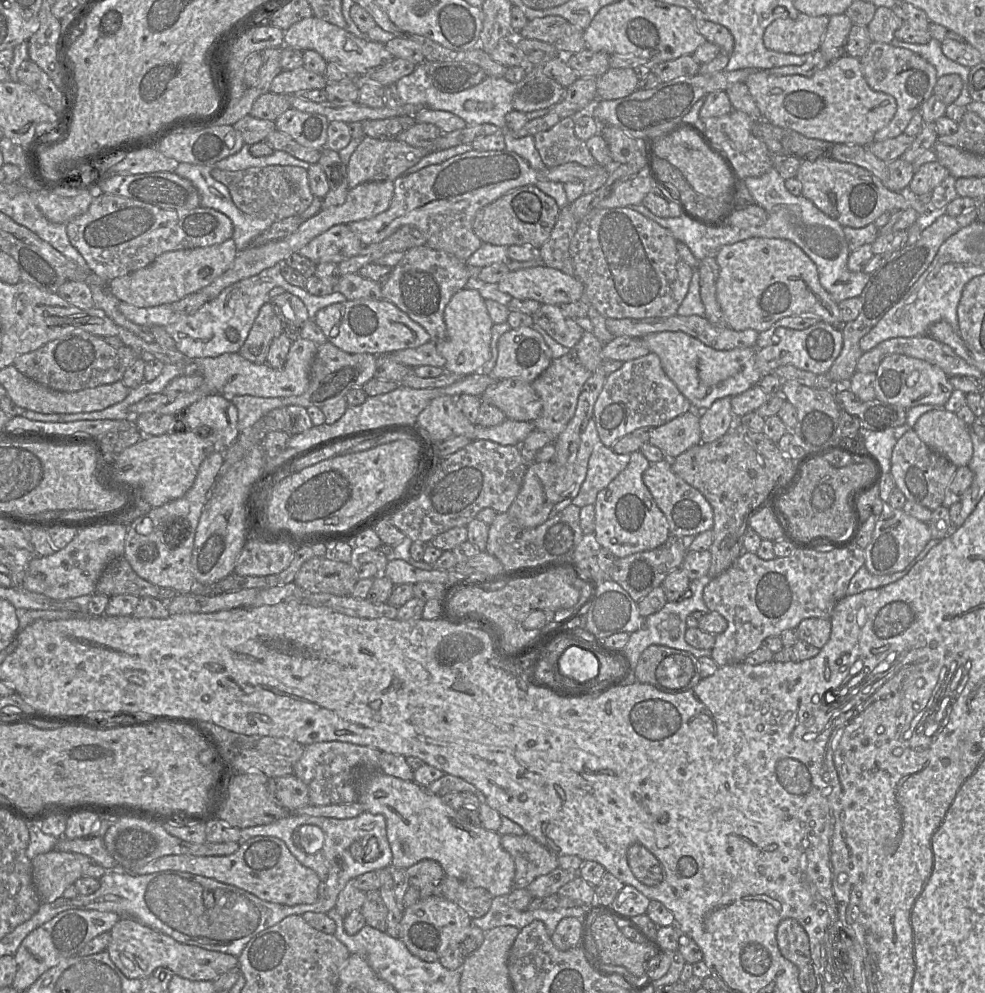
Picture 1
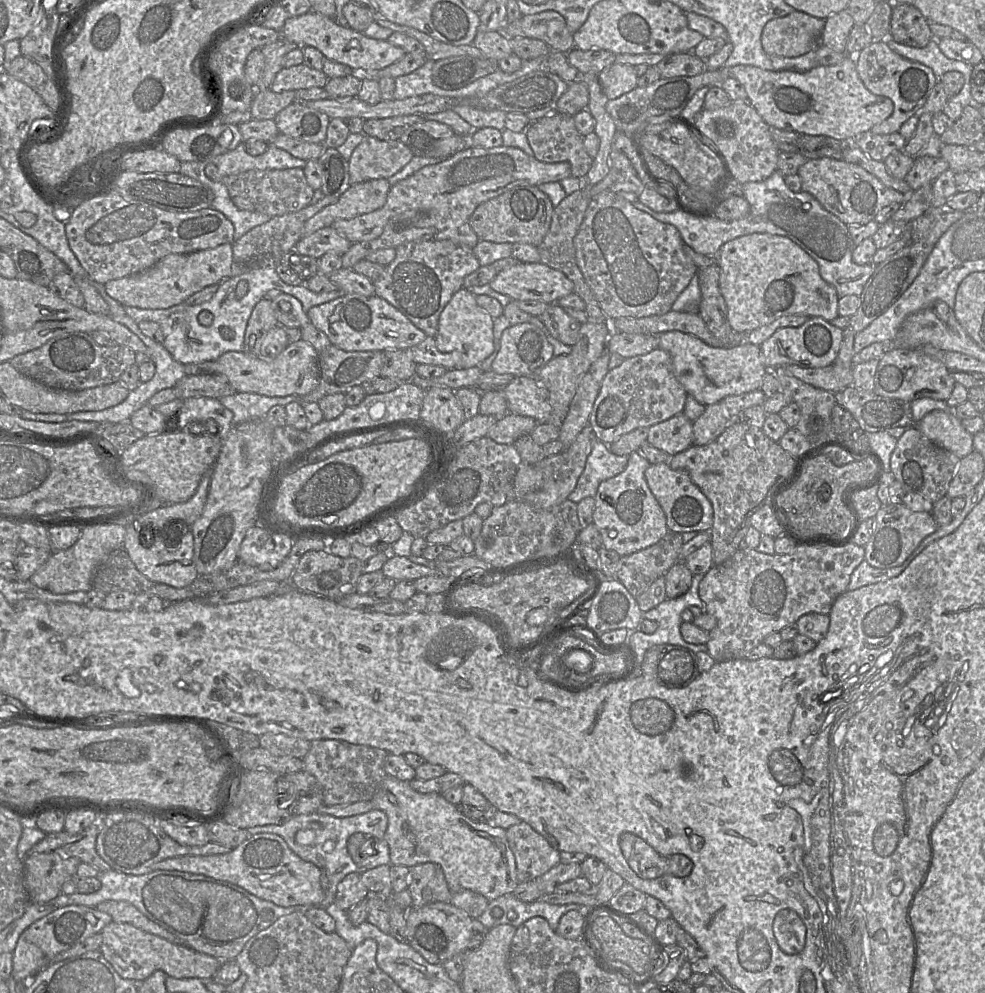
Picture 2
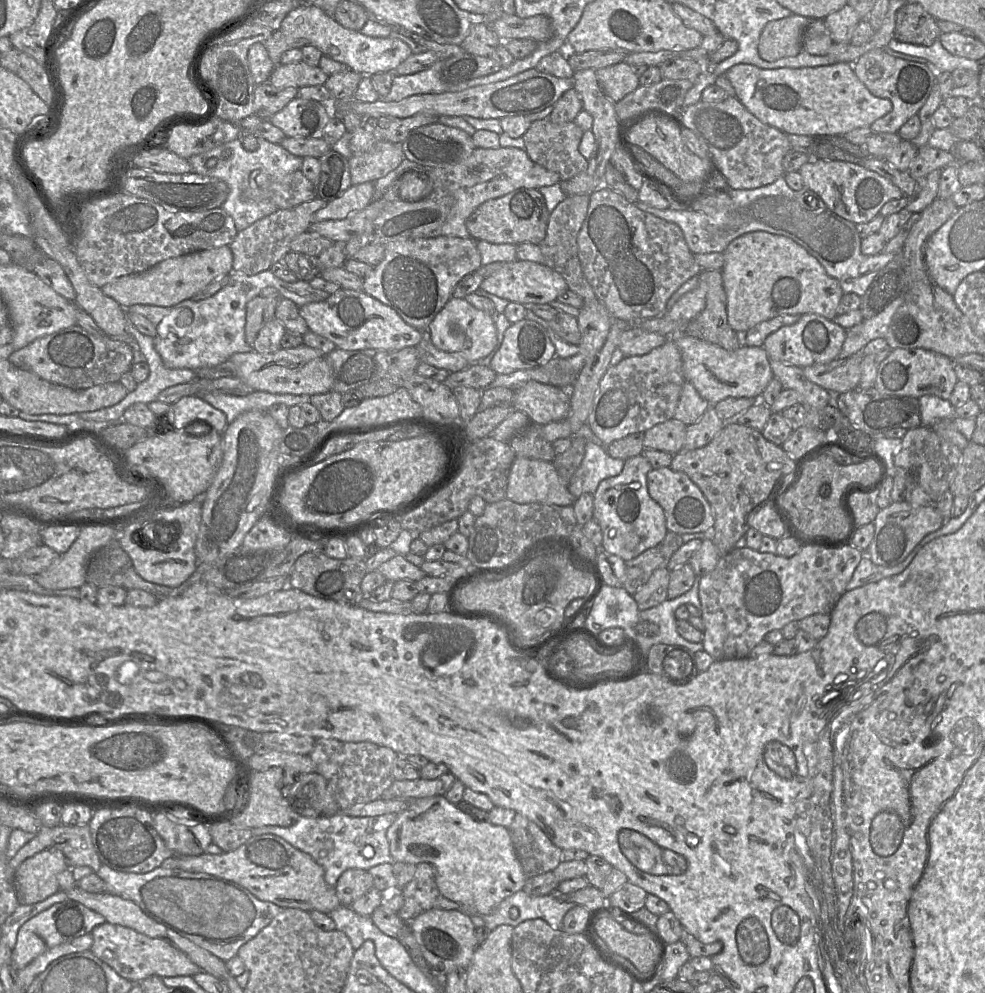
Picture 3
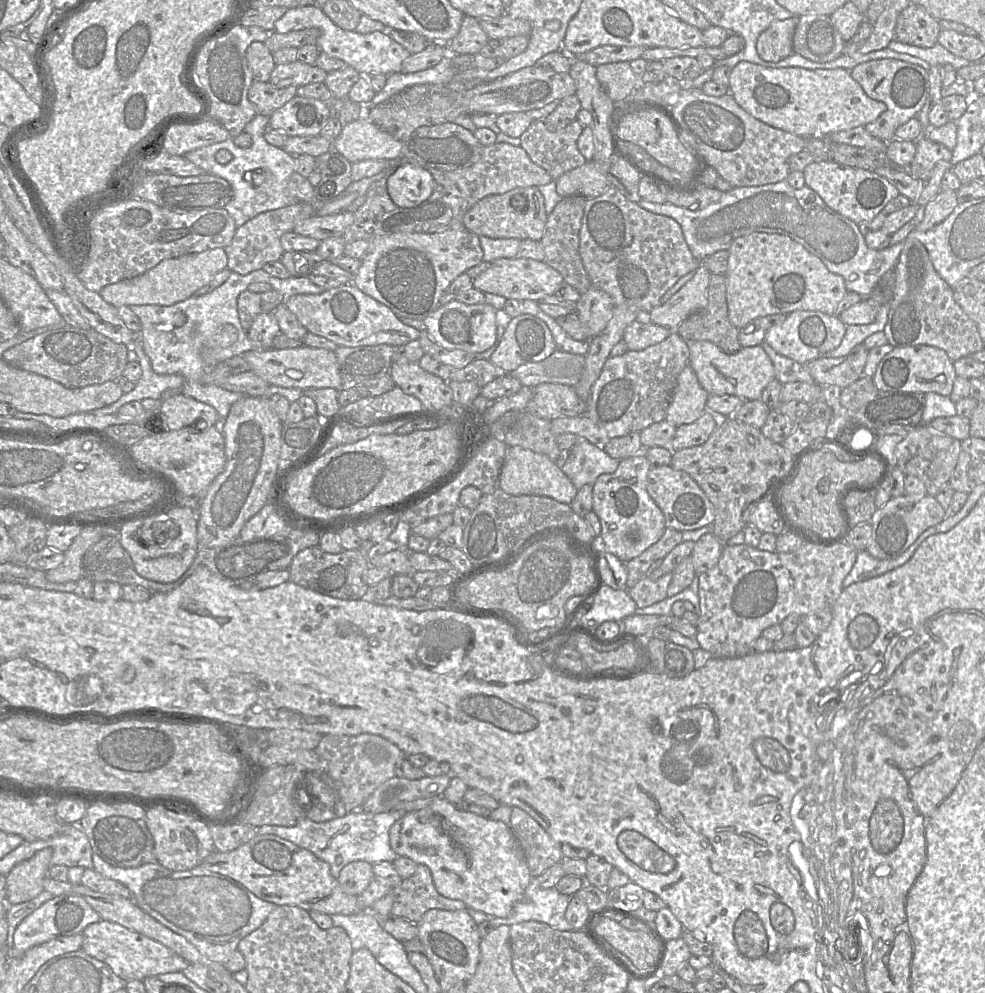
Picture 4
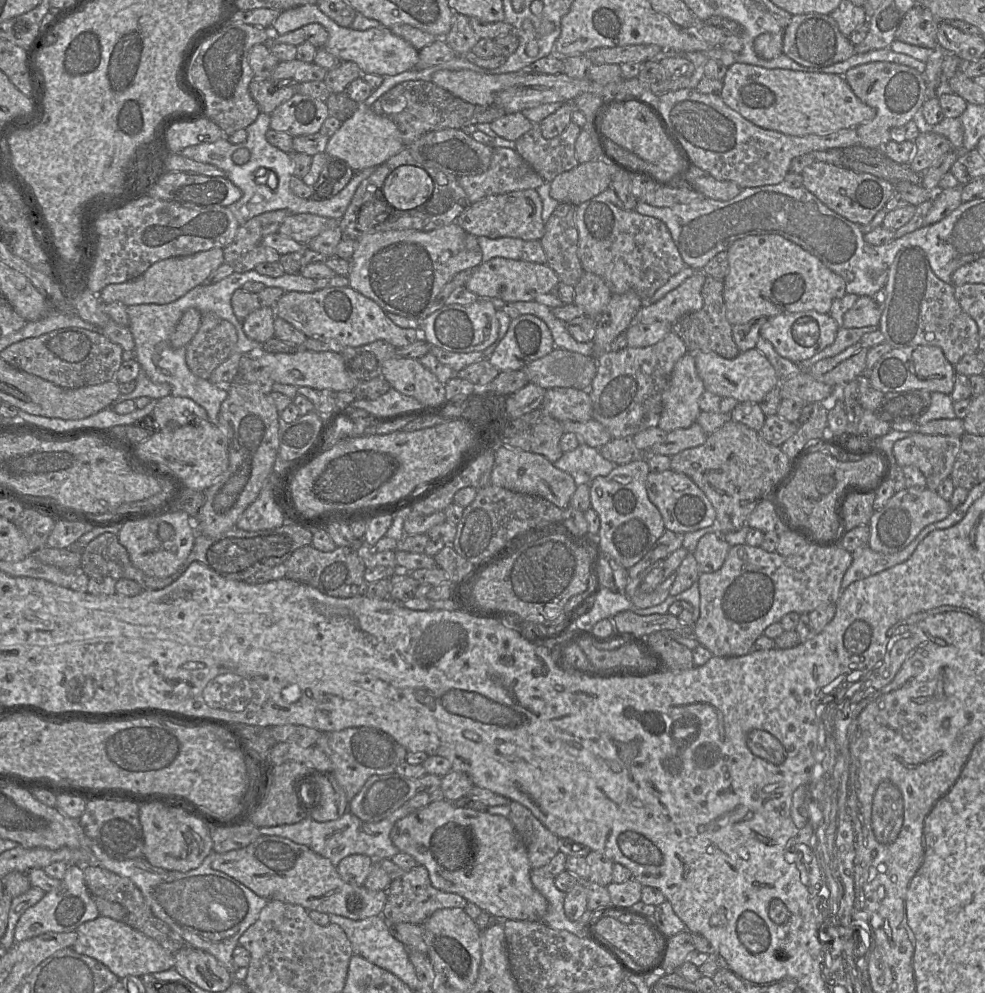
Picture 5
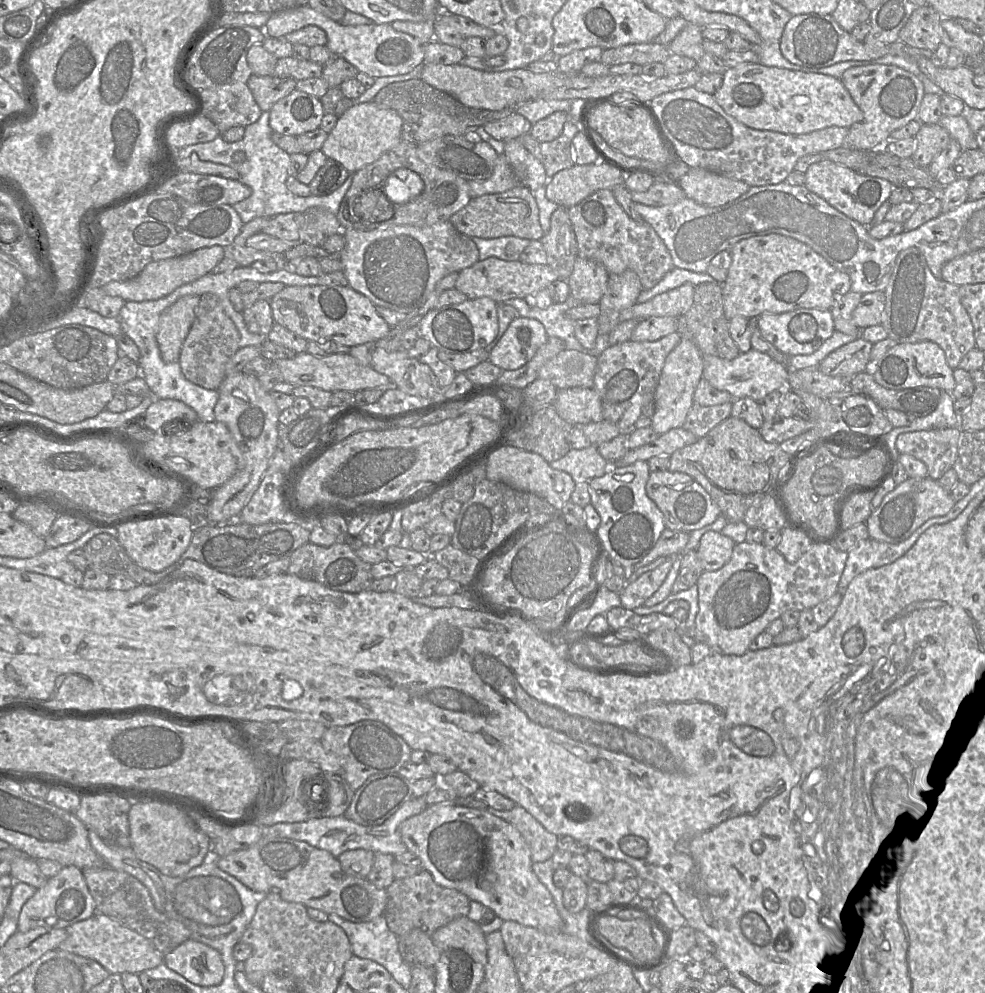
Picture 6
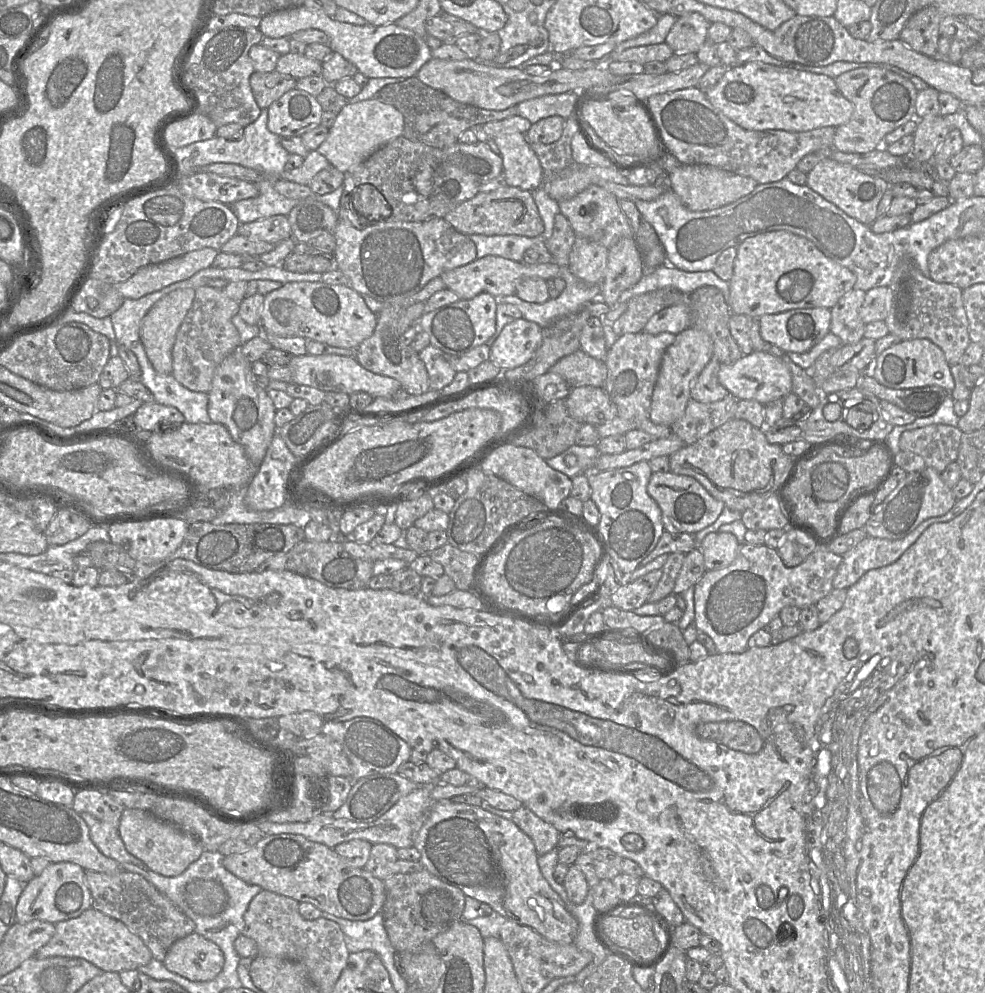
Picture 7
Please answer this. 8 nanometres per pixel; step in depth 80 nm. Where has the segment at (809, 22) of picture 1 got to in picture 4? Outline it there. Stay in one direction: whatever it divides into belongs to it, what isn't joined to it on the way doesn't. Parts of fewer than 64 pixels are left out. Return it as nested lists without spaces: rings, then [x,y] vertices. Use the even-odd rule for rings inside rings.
[[[800,16],[775,20],[759,35],[756,51],[760,58],[768,62],[778,62],[794,52],[793,36],[798,17]]]

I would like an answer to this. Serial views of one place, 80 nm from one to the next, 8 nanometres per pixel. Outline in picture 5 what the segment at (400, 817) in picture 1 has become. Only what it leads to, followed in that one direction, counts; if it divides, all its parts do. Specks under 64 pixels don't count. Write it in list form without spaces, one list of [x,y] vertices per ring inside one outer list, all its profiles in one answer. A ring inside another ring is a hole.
[[[444,799],[398,820],[391,829],[390,838],[401,852],[411,855],[428,870],[430,882],[435,888],[462,896],[502,924],[507,920],[542,921],[547,913],[548,901],[531,881],[532,867],[527,849],[511,821],[502,815],[456,807]]]

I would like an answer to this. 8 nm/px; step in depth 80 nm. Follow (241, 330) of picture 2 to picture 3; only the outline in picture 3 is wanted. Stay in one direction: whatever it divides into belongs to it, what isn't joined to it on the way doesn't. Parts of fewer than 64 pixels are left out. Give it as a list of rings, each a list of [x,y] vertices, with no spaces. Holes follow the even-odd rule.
[[[270,269],[252,275],[232,270],[229,273],[227,284],[209,298],[199,301],[187,299],[169,307],[136,304],[125,309],[127,312],[134,312],[145,316],[156,326],[157,334],[154,337],[154,347],[167,368],[196,370],[221,364],[229,360],[235,353],[253,350],[252,346],[247,344],[245,338],[246,305],[251,299],[260,295],[260,292],[266,287],[276,288],[280,297],[292,300],[298,307],[308,303],[324,301],[330,296],[326,291],[314,289],[307,281],[286,282],[276,277]]]

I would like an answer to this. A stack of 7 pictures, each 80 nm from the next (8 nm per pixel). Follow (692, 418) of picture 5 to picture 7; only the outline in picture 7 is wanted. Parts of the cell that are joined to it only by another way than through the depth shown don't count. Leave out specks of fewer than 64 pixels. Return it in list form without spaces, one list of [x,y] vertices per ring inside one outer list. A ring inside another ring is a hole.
[[[689,327],[676,335],[674,342],[666,349],[661,360],[651,398],[649,420],[664,426],[671,426],[679,420],[691,398],[692,384],[711,359],[713,359],[713,343],[704,330]]]

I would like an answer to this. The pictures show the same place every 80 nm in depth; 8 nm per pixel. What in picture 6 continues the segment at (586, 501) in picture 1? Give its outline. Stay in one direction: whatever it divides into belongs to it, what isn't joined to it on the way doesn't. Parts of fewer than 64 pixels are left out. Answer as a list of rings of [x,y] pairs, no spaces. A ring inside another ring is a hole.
[[[593,445],[583,449],[571,448],[562,458],[549,463],[553,469],[568,473],[576,484],[602,477],[609,471],[610,464]]]

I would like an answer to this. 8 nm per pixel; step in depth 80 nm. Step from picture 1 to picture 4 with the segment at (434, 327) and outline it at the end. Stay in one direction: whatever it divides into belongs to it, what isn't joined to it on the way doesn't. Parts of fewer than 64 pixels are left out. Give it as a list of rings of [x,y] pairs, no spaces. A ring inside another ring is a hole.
[[[462,229],[442,232],[397,233],[369,241],[368,252],[352,283],[363,293],[389,307],[398,318],[424,320],[440,307],[440,298],[461,274],[483,259],[479,236]]]

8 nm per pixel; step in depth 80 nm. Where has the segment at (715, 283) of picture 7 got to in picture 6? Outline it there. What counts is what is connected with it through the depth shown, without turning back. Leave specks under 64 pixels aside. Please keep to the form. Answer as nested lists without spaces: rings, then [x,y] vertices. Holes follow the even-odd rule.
[[[674,267],[651,289],[642,290],[637,298],[637,303],[644,303],[654,296],[677,288],[685,283],[696,286],[705,282],[716,282],[707,272],[696,273],[690,270]]]

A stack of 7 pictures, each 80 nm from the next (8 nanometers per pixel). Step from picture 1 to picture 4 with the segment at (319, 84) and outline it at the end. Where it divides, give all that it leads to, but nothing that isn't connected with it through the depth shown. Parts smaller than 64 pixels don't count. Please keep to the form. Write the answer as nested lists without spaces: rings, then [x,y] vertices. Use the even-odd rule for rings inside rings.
[[[296,60],[274,67],[269,82],[276,88],[289,86],[300,87],[312,83],[324,83],[327,72],[317,67]]]

